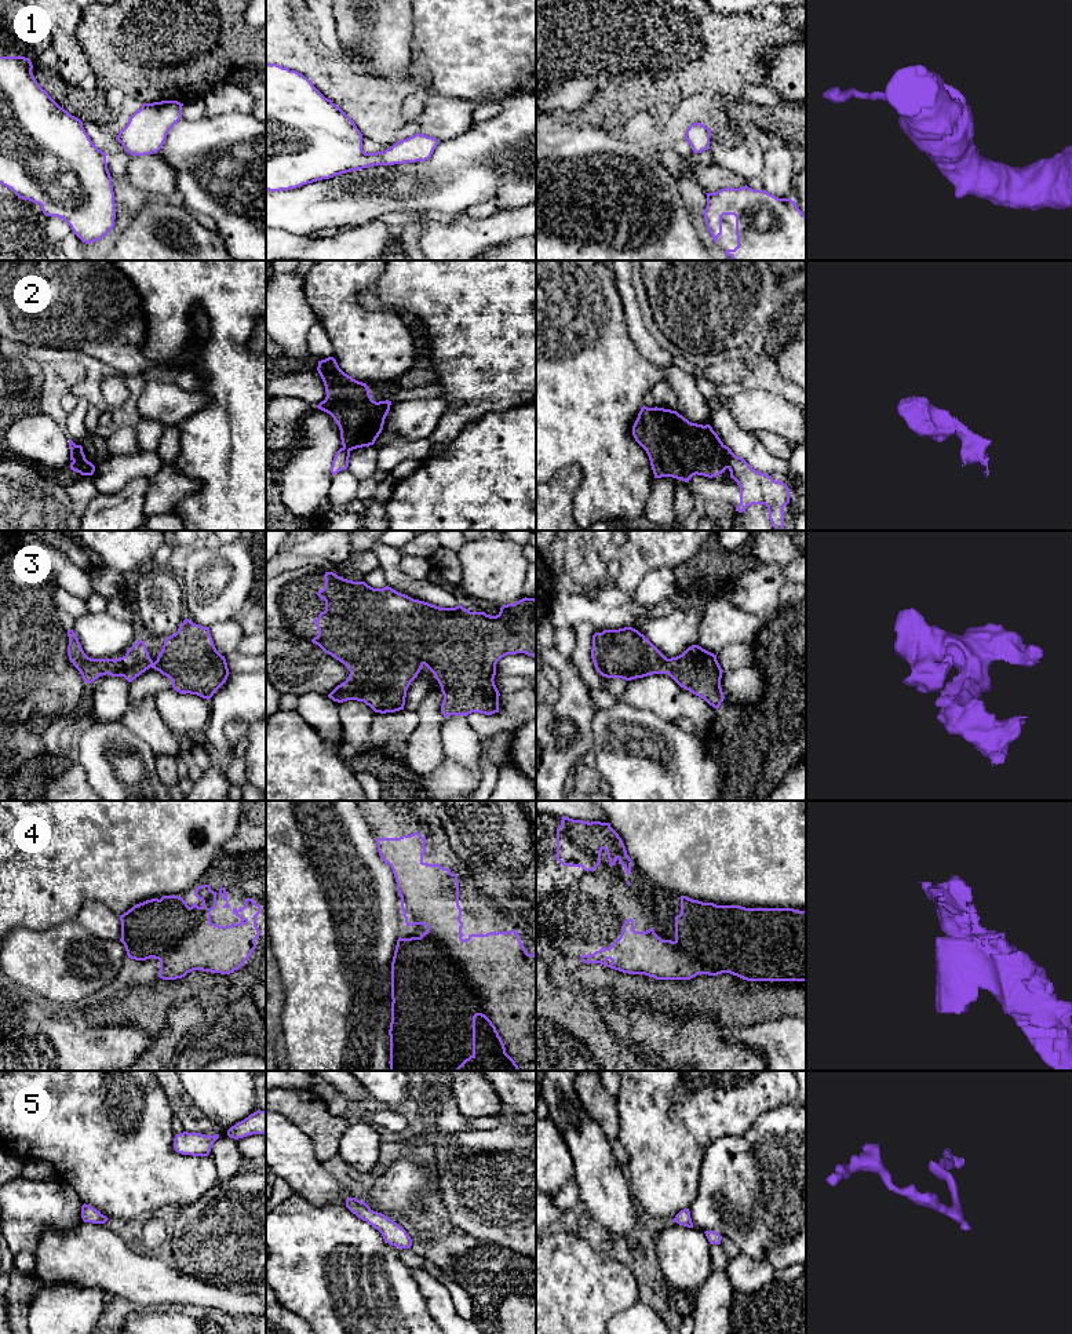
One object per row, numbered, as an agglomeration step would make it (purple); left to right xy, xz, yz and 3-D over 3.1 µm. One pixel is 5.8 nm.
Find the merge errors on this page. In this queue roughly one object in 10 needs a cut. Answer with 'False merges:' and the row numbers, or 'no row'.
False merges: no row

